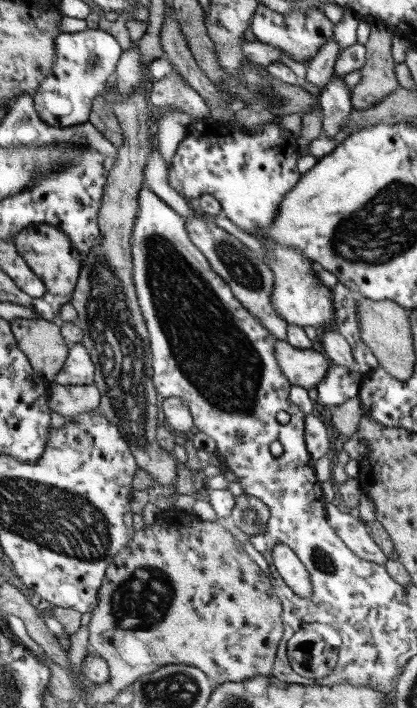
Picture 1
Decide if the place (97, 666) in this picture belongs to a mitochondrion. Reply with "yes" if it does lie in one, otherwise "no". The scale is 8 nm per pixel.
no

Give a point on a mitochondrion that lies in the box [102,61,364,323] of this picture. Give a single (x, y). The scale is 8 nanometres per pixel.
(237, 262)

